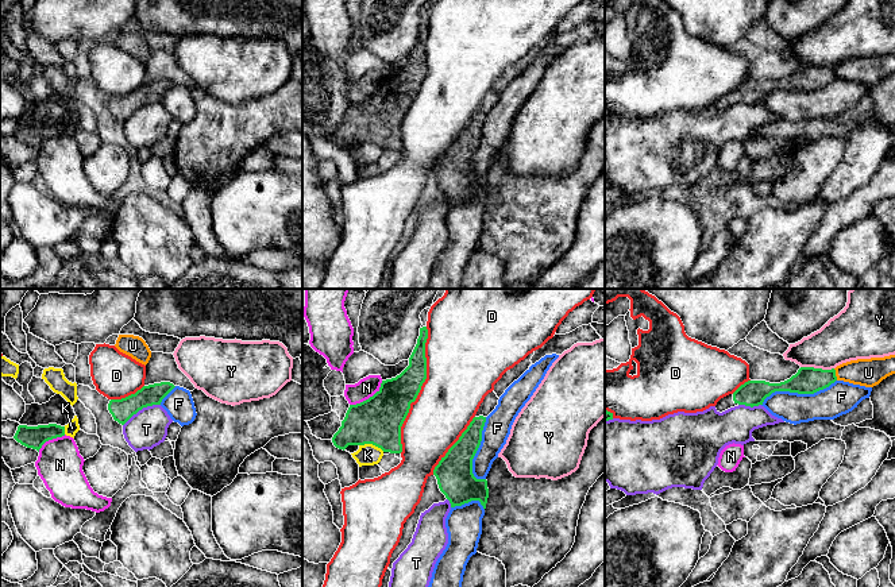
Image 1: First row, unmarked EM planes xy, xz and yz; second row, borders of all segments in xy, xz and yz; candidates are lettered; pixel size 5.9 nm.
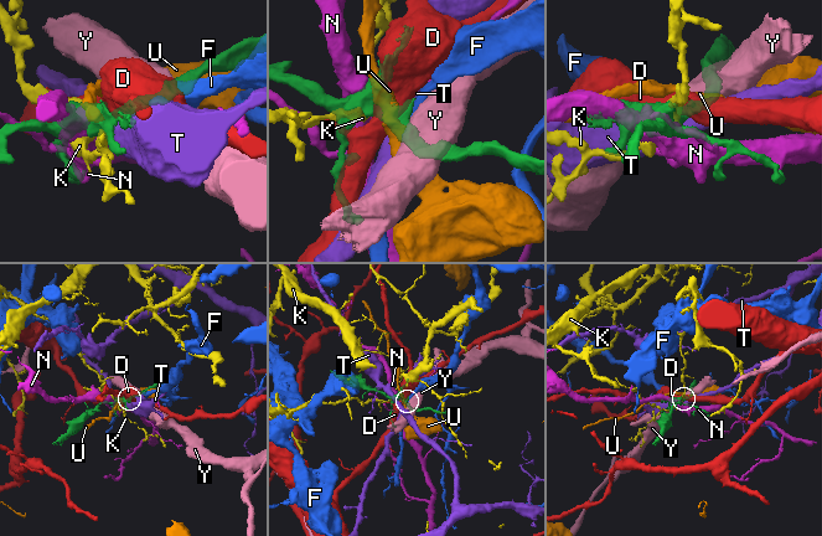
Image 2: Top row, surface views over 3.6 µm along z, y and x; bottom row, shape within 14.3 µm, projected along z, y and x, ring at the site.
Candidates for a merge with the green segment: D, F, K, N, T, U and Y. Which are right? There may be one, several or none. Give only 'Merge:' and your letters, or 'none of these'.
Merge: none of these

